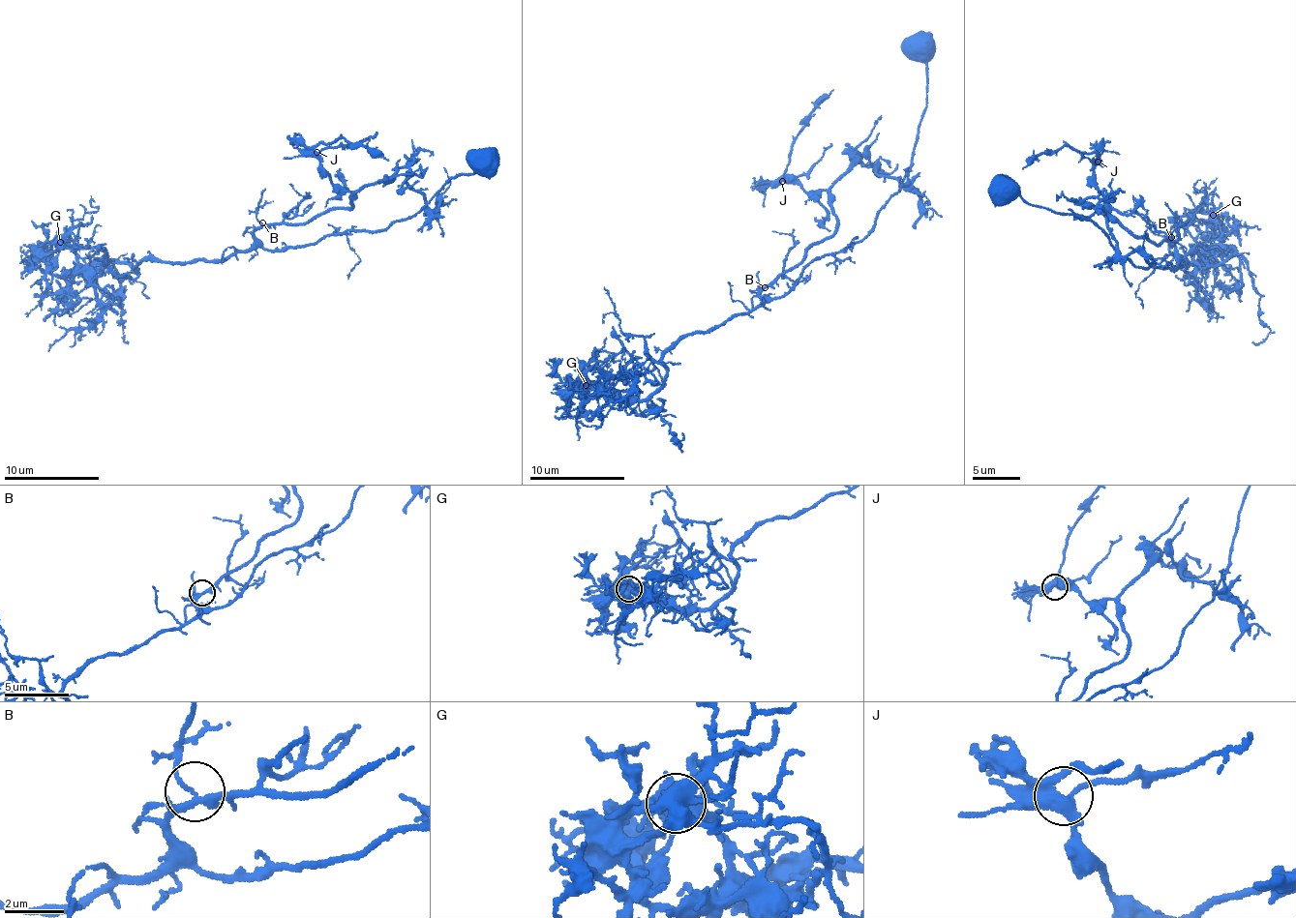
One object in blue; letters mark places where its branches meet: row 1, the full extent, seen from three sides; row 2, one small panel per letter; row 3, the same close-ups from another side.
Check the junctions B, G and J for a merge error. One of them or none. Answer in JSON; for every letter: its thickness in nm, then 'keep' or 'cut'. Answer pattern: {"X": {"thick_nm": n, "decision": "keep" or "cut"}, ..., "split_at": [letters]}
{"B": {"thick_nm": 200, "decision": "keep"}, "G": {"thick_nm": 500, "decision": "cut"}, "J": {"thick_nm": 400, "decision": "keep"}, "split_at": ["G"]}

